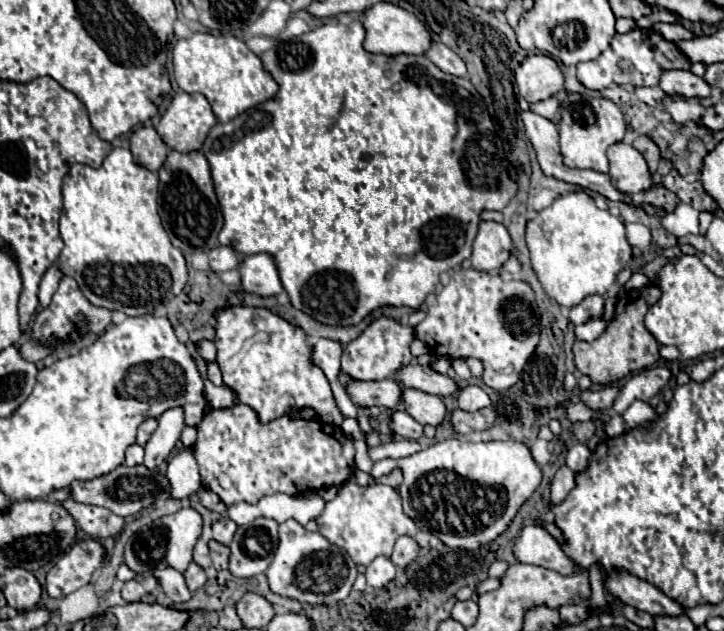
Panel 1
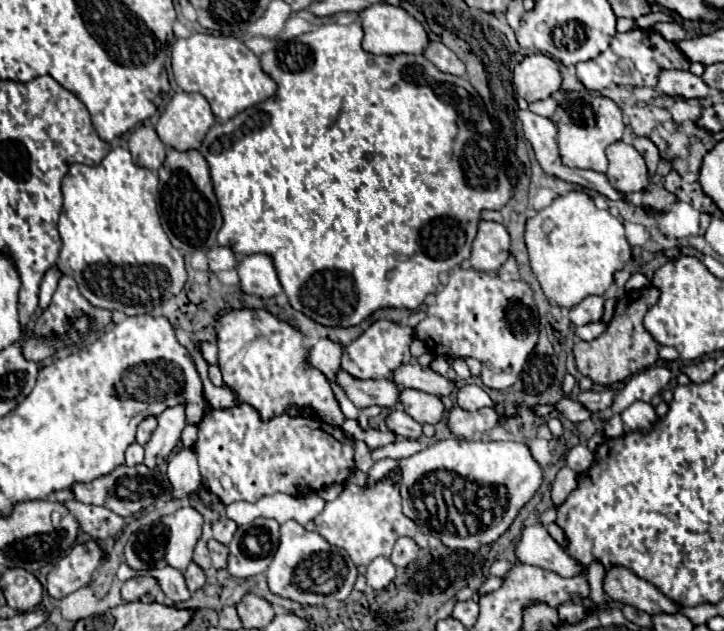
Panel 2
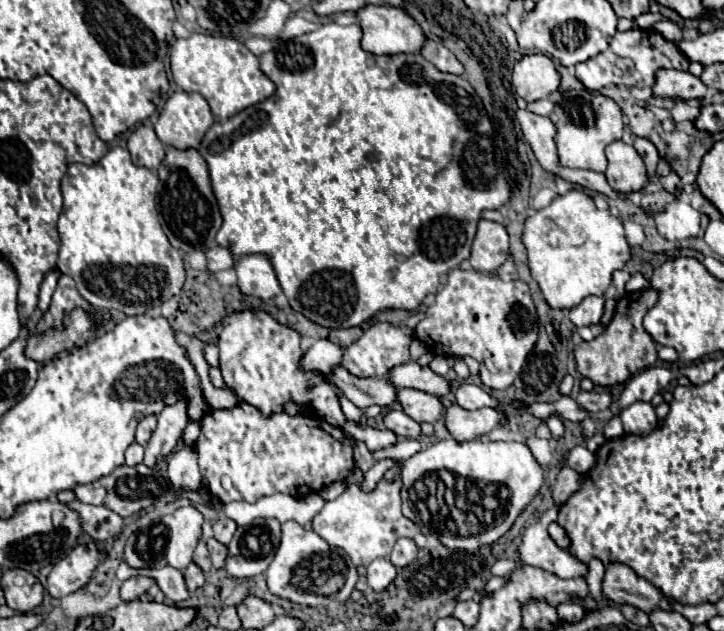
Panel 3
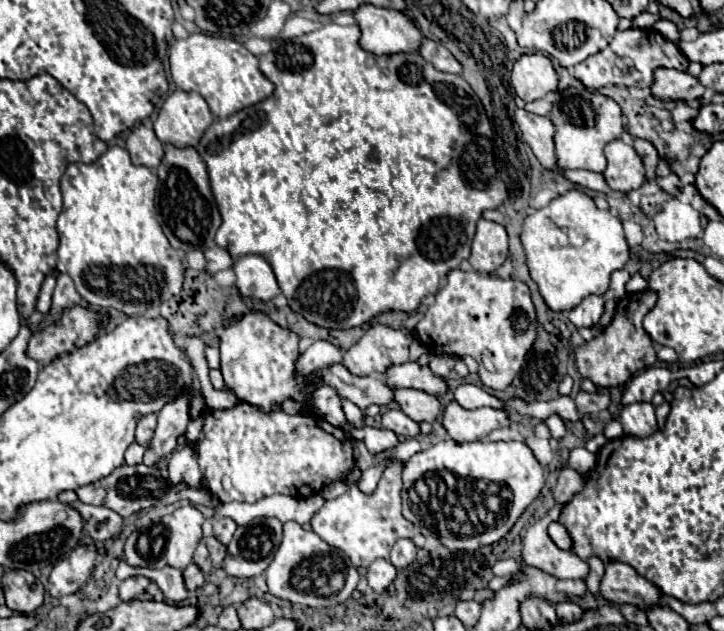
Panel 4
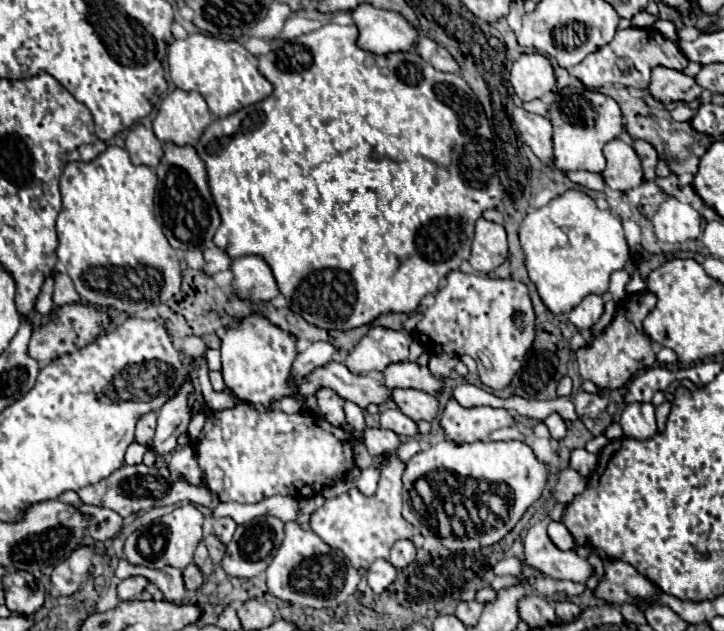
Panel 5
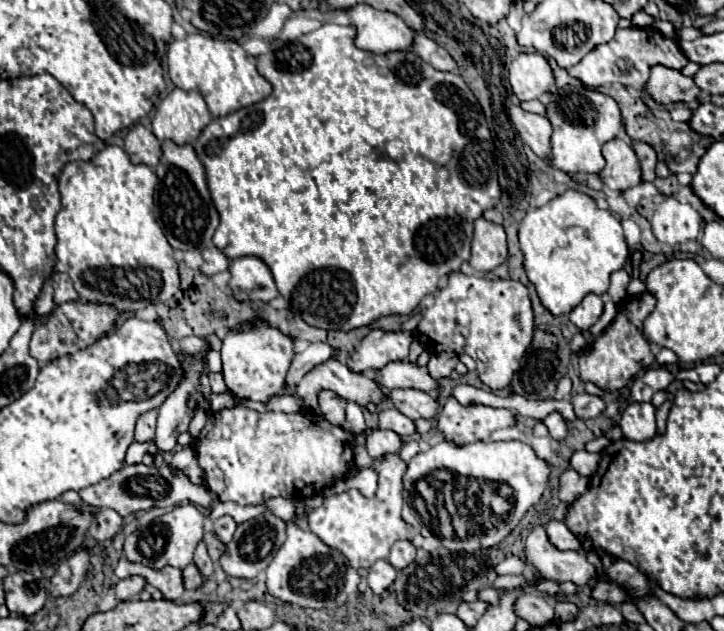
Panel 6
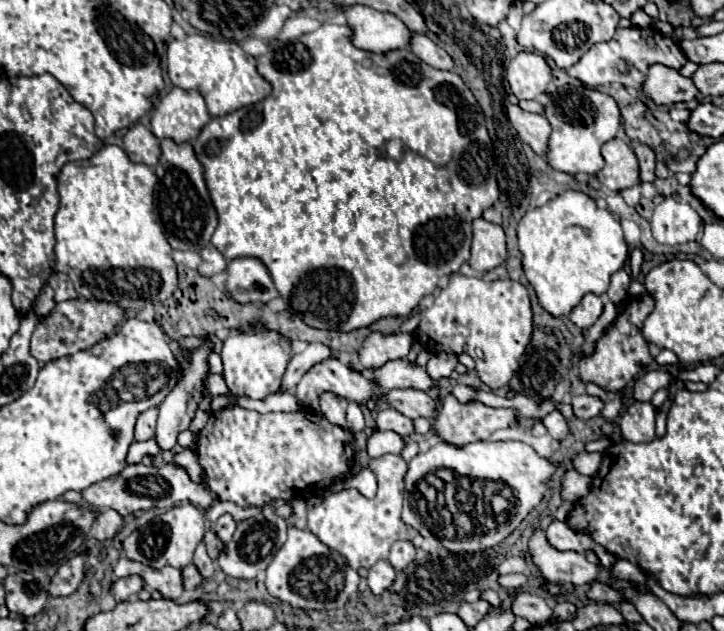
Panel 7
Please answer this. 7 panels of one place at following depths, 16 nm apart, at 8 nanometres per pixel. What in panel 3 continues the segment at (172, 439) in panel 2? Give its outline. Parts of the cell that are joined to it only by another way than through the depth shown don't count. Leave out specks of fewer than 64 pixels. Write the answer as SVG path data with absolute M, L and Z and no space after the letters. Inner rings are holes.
M178 400L172 406L166 406L158 414L158 426L154 430L152 440L146 444L146 454L144 454L144 464L146 466L156 466L162 458L166 458L174 448L178 438L182 436L186 424L188 424L188 402Z

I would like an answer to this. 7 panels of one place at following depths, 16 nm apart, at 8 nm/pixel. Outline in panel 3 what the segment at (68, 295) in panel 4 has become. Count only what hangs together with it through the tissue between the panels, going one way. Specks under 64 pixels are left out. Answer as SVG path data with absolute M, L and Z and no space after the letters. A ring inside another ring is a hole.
M62 274L62 276L58 278L58 286L56 286L56 290L54 290L50 310L42 316L42 320L38 322L36 328L38 328L40 332L44 332L44 330L48 330L48 328L52 328L52 326L60 328L64 314L70 312L70 310L74 310L74 308L92 310L90 304L78 294L74 280L72 280L70 276L66 276L66 274Z

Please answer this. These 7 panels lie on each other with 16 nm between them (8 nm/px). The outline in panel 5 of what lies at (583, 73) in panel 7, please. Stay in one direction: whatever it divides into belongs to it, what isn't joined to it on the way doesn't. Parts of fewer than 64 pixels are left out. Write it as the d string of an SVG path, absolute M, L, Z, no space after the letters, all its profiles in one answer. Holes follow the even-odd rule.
M628 28L628 30L618 30L616 36L610 44L604 48L598 48L596 52L588 54L580 64L576 64L570 74L576 76L586 88L598 90L608 84L624 84L632 88L646 88L650 82L650 70L654 66L666 66L674 70L684 70L688 64L688 58L680 52L678 44L660 36L656 28Z

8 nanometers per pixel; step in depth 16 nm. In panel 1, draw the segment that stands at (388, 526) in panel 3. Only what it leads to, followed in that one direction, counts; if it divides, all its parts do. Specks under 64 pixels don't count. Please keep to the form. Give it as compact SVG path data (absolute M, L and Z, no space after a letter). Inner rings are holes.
M342 484L340 494L326 502L324 512L316 518L318 532L338 548L344 548L356 564L368 566L376 556L390 556L392 546L400 536L416 536L418 528L412 518L402 512L402 500L396 488L386 484L358 486Z

